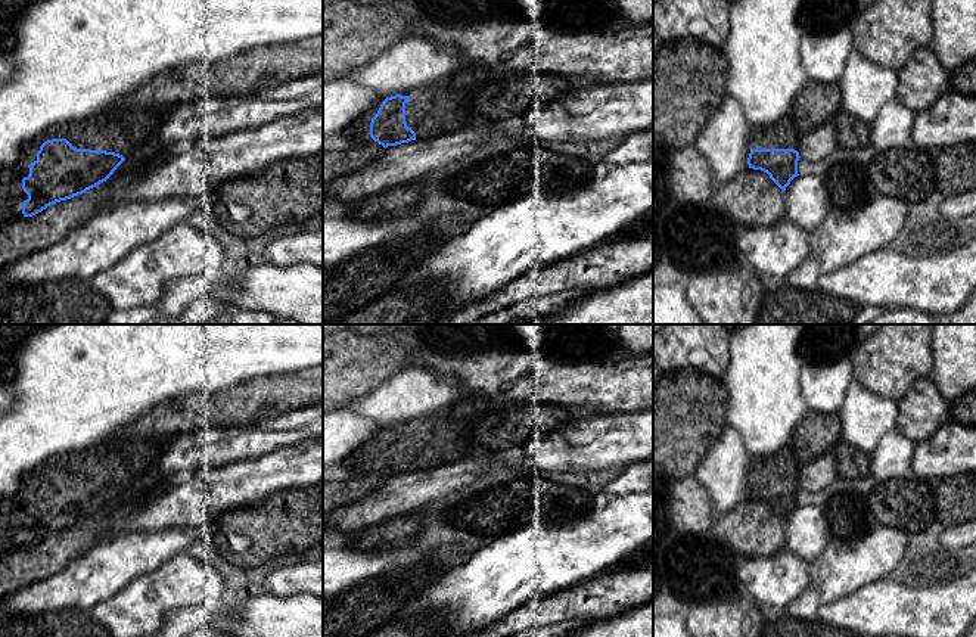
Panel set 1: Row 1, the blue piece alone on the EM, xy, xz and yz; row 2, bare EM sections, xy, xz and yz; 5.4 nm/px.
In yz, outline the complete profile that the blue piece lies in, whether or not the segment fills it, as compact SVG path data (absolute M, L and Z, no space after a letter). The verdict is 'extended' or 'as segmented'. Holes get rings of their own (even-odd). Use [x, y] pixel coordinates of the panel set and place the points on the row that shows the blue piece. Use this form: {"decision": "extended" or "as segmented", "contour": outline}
{"decision": "extended", "contour": "M778 122L768 128L752 131L749 168L761 170L784 192L798 177L798 134L789 122Z"}

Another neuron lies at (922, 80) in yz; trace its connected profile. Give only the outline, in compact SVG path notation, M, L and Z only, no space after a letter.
M920 47L898 71L896 97L908 109L920 114L951 88L949 78L933 47Z

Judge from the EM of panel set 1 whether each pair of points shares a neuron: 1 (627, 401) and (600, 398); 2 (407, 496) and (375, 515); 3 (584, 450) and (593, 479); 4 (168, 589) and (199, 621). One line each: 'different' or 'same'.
1: same
2: same
3: different
4: different

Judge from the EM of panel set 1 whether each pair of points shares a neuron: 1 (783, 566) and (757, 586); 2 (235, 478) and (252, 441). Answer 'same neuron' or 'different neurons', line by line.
1: same neuron
2: different neurons

